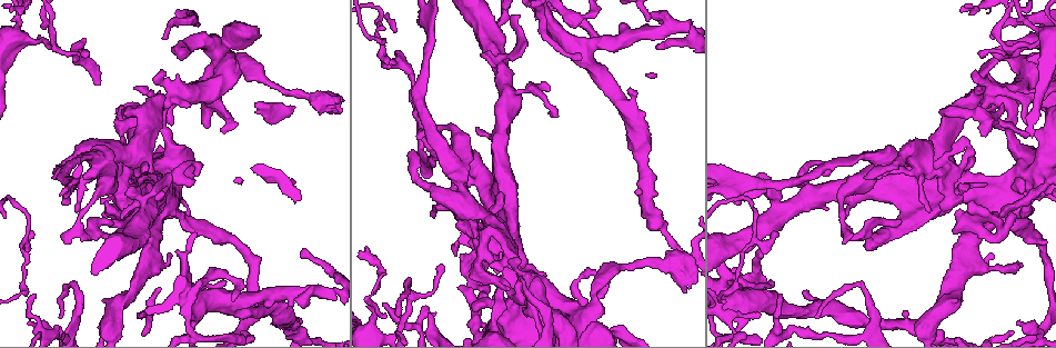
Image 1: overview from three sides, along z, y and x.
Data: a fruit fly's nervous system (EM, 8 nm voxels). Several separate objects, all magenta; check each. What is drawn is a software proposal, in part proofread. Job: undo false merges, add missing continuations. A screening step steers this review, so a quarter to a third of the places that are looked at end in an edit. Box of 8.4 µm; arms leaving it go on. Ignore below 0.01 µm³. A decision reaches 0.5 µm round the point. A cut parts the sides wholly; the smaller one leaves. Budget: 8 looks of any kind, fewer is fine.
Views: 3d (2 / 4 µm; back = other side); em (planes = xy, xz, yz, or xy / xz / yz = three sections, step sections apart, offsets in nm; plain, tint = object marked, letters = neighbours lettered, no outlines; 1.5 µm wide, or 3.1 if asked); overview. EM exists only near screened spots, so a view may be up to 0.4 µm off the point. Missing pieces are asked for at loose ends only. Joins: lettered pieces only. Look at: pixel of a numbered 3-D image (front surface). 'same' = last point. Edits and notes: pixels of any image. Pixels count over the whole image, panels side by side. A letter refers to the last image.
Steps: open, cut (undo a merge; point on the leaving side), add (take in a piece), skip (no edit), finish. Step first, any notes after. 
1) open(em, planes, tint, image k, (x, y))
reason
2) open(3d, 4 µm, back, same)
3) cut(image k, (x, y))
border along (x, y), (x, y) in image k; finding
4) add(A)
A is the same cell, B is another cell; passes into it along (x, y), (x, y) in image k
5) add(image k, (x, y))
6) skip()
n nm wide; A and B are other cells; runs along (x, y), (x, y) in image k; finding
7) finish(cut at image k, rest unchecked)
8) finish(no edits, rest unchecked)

open(em, planes, letters, image 1, (444, 267))

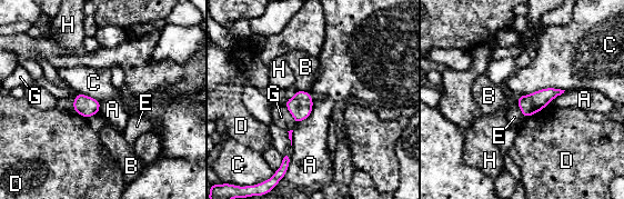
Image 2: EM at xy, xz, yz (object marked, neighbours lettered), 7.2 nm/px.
skip()
150 nm wide; A, B, C, D, E, G and H are other cells; border along (564, 89), (542, 88), (517, 97) in image 2; no lettered piece goes on from it

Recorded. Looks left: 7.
open(em, xy, step 8, tint, image 1, (942, 179))
touches itself

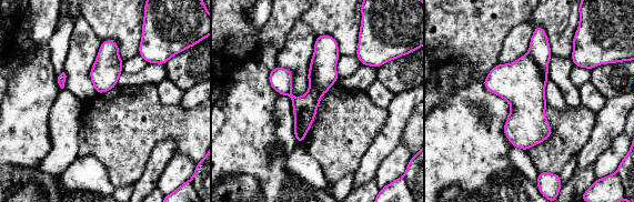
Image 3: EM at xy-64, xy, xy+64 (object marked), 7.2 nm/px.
open(em, planes, letters, same)

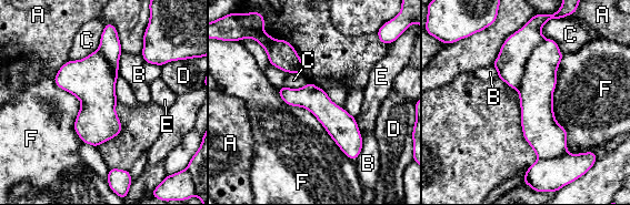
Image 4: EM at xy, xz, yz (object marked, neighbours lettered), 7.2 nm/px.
skip()
180 nm wide; A, B, C, D, E and F are other cells; continuous, no second cell

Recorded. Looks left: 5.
open(em, yz, step 8, tint, image 1, (31, 230))
tapers out

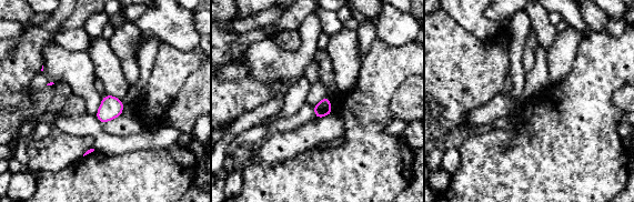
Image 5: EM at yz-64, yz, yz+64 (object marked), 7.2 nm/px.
open(em, planes, letters, same)
another direction

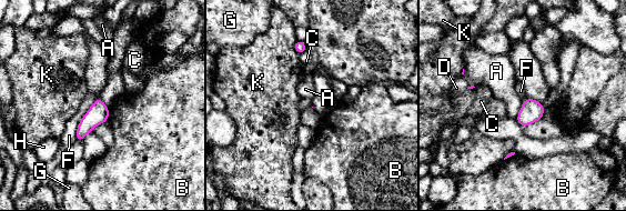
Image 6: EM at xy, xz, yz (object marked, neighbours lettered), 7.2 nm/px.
skip()
A, B, C, D, F, G, H and K are other cells; none of them fits

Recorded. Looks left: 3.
finish(no edits, rest unchecked)

